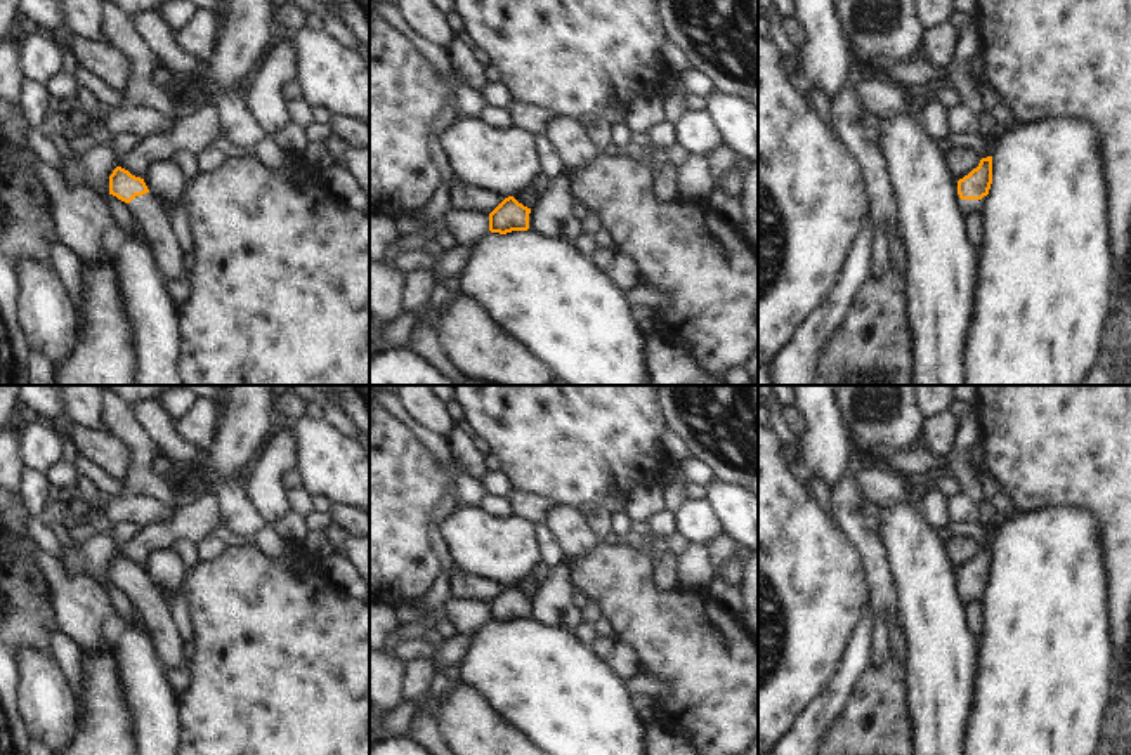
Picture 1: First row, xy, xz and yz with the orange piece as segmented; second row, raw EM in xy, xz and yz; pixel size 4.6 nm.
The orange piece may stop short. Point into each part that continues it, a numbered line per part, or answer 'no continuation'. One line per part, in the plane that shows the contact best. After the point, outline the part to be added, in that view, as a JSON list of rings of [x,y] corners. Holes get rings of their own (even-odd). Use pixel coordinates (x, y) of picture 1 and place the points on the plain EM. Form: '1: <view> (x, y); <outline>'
1: xy (153, 611); [[[146,581],[130,590],[130,599],[139,611],[139,616],[149,632],[154,653],[165,670],[177,670],[187,661],[182,656],[182,639],[177,635],[168,606],[161,599],[158,588]]]

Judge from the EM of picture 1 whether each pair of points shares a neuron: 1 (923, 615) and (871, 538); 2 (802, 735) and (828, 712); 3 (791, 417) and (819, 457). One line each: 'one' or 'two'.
1: two
2: one
3: two

